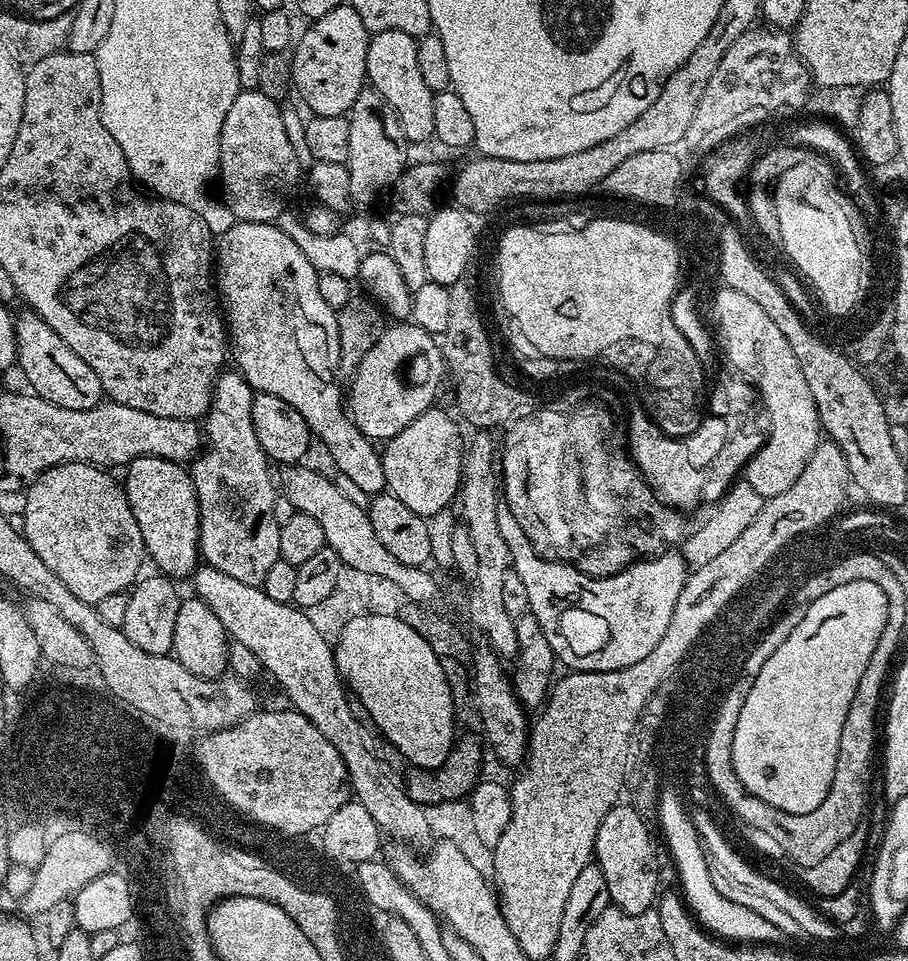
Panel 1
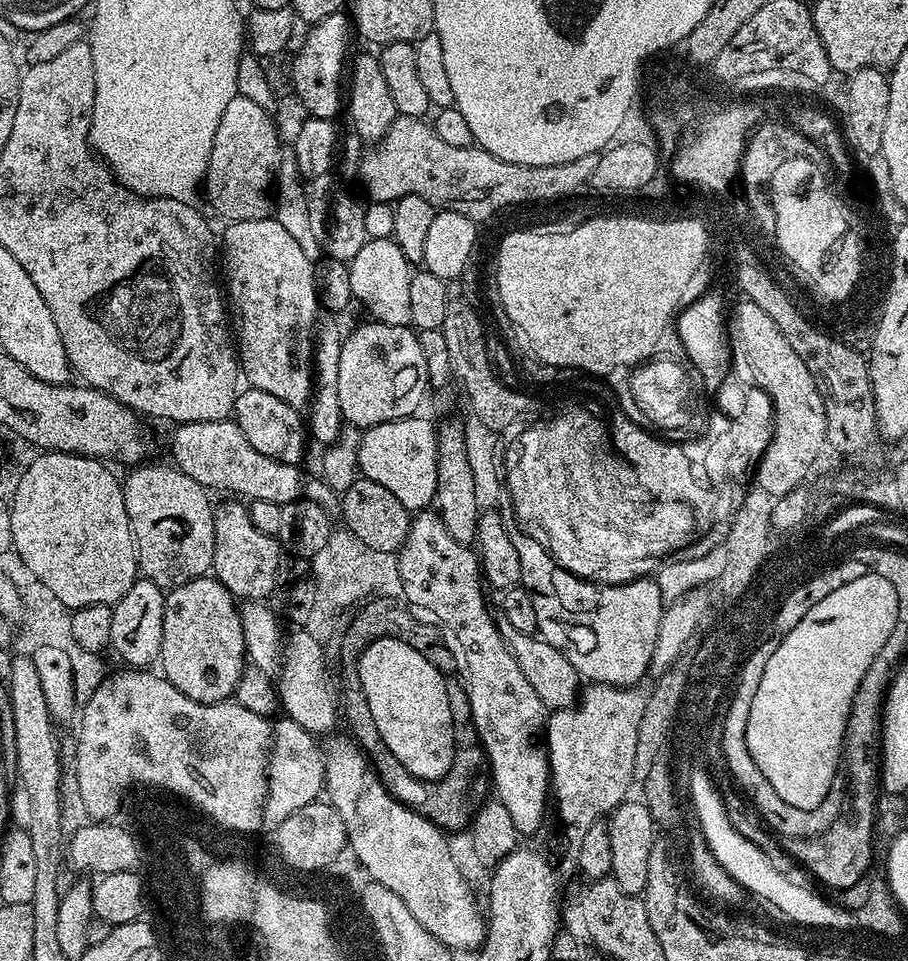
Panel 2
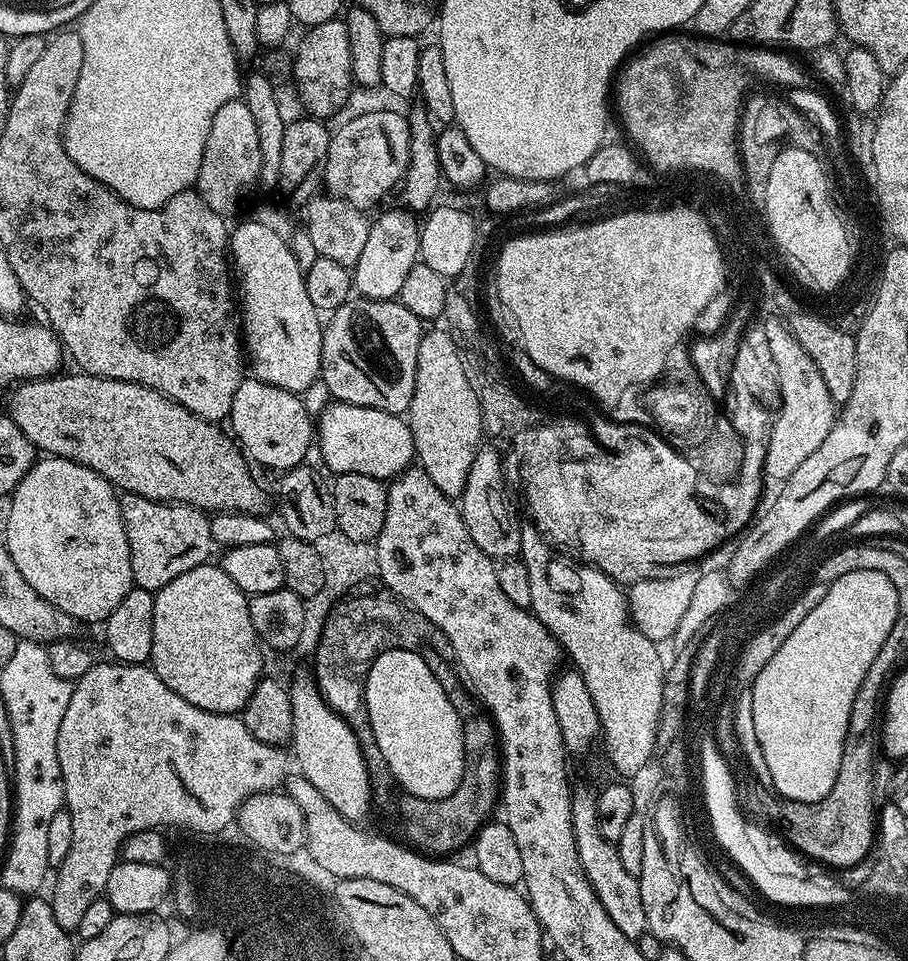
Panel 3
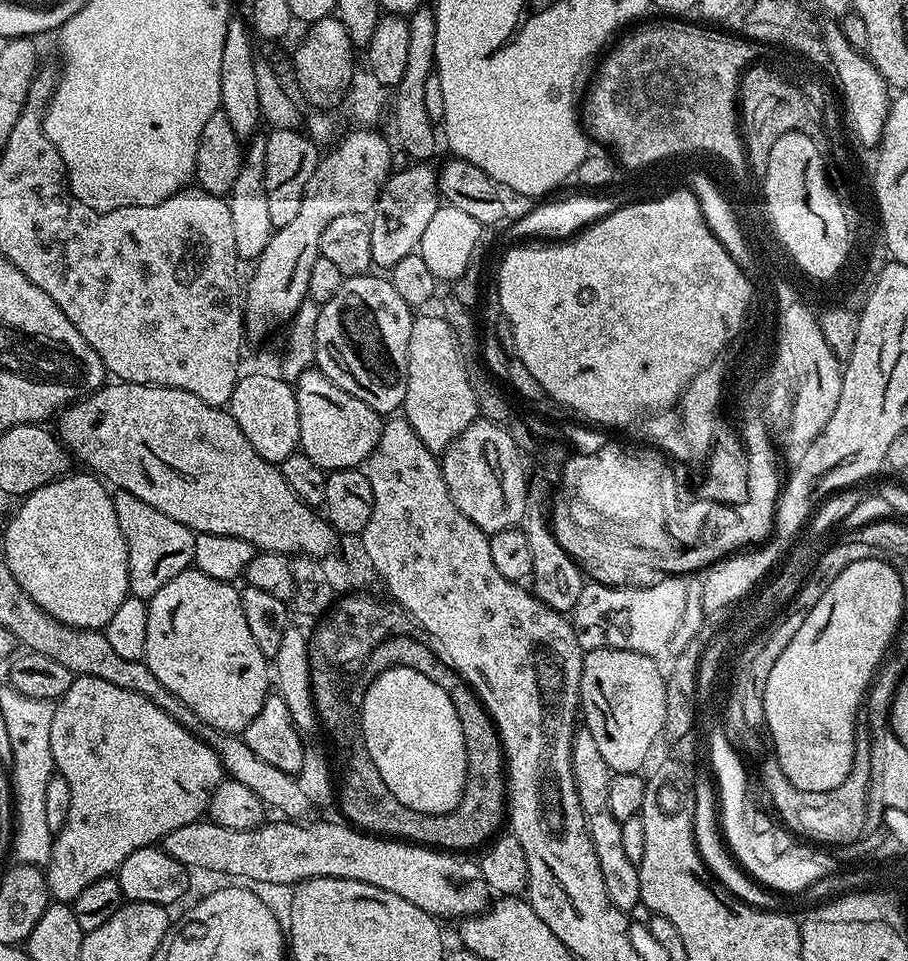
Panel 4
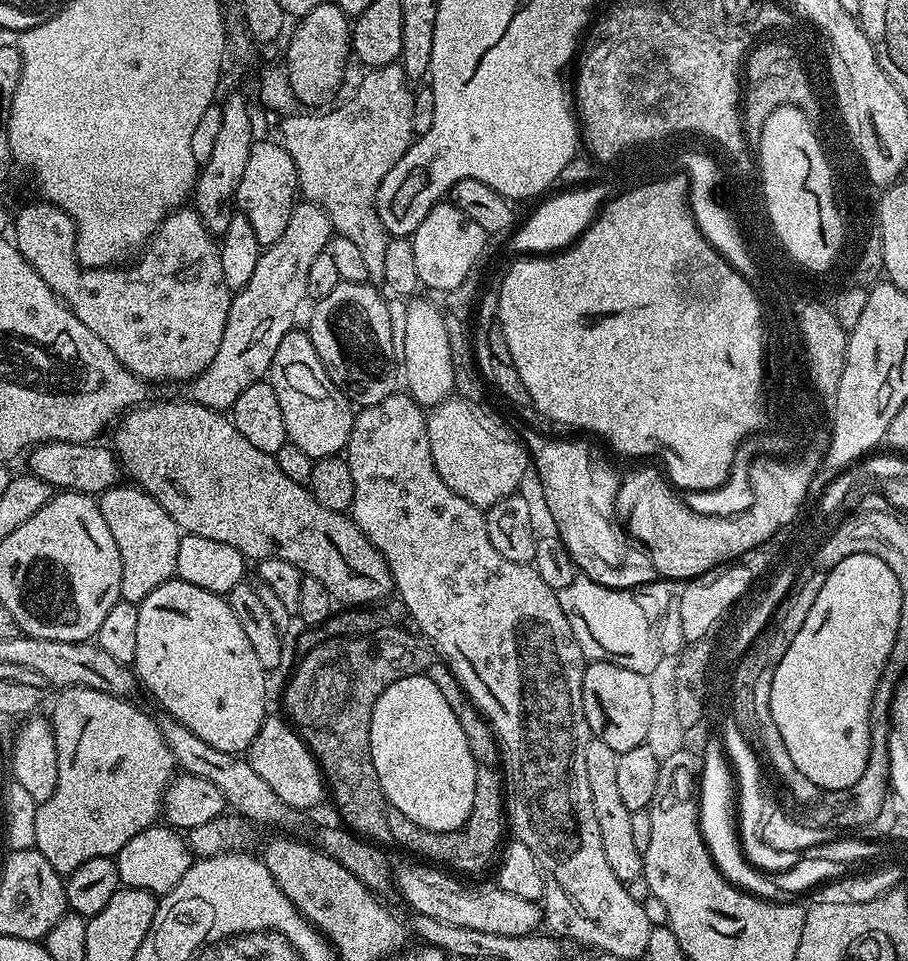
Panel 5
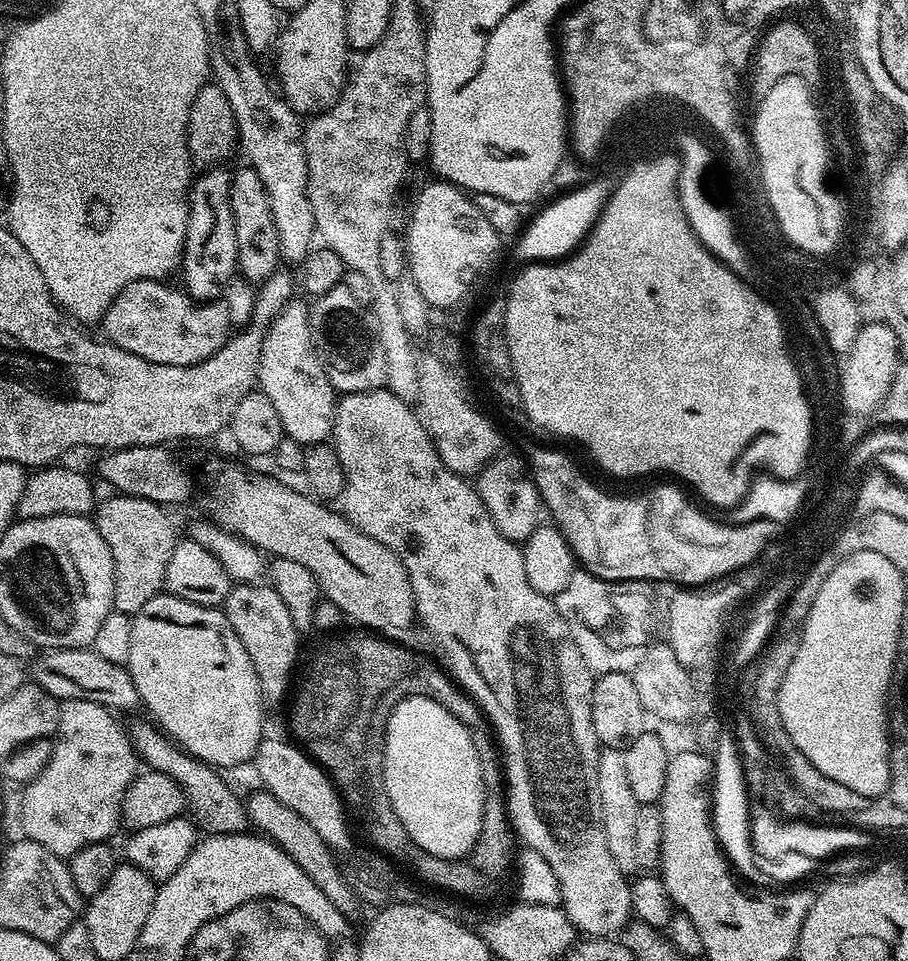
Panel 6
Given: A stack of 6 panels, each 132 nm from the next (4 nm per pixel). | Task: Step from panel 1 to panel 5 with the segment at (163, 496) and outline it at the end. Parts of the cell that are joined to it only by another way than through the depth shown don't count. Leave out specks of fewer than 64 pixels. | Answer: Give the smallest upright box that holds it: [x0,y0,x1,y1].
[98,482,182,606]

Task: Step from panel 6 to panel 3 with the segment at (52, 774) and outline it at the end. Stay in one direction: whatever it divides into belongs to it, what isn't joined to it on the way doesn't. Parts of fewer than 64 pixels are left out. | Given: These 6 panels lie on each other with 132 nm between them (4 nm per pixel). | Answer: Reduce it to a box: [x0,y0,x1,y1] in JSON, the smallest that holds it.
[50,663,290,930]

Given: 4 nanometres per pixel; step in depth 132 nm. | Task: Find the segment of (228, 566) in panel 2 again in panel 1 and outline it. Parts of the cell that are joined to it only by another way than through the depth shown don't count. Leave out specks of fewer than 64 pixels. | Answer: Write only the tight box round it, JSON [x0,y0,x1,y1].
[190,370,281,588]

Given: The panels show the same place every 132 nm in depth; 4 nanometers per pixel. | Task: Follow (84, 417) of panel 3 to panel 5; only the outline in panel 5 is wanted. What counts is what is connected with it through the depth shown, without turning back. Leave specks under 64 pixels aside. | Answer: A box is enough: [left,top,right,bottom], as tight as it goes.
[110,398,393,606]

